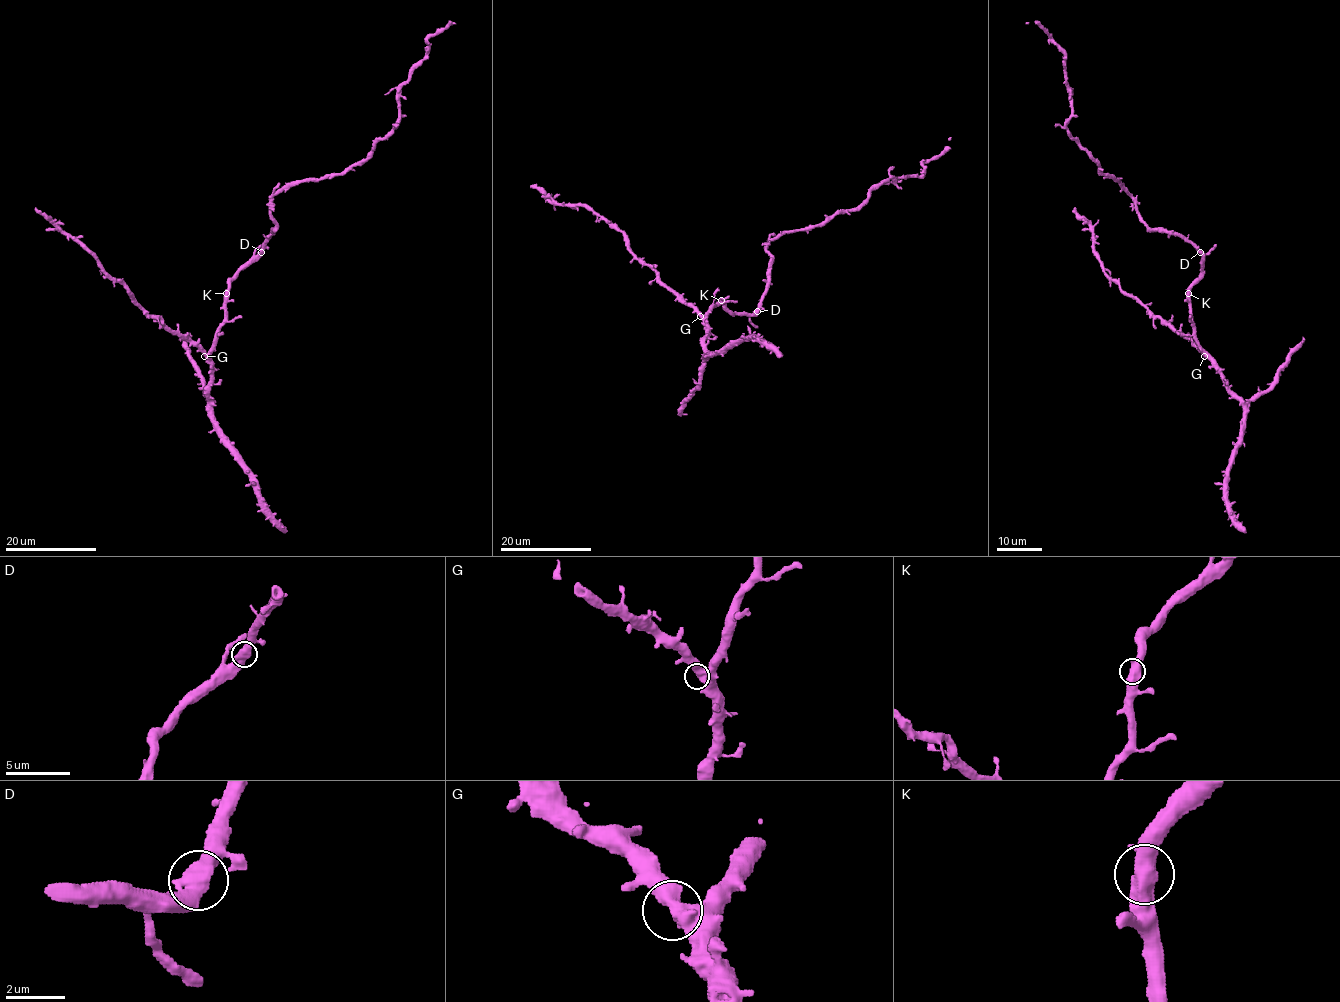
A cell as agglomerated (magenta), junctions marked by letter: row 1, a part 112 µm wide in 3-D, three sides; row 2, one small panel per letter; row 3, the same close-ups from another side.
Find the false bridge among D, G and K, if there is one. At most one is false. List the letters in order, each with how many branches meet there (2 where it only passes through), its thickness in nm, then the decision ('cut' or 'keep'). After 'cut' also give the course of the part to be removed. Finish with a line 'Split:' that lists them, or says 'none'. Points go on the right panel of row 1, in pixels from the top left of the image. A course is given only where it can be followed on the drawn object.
D: 2 branches meet; 600 nm thick; keep
G: 2 branches meet; 550 nm thick; keep
K: 2 branches meet; 600 nm thick; keep
Split: none

